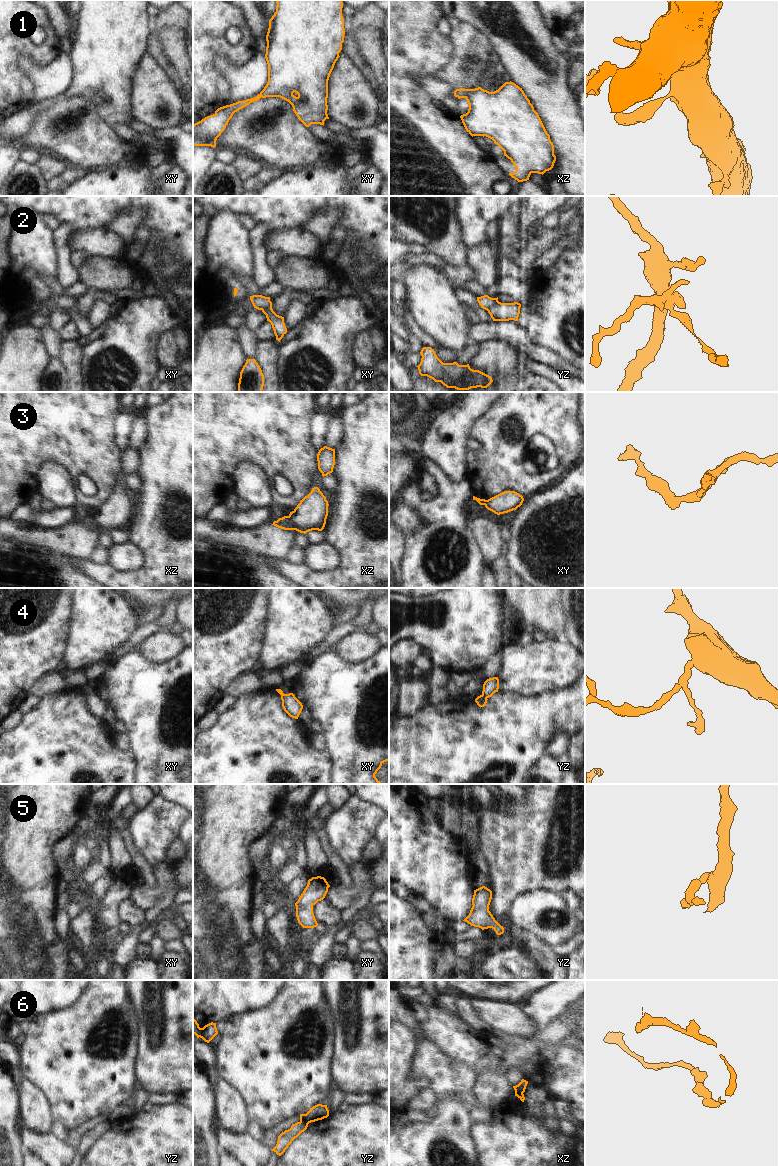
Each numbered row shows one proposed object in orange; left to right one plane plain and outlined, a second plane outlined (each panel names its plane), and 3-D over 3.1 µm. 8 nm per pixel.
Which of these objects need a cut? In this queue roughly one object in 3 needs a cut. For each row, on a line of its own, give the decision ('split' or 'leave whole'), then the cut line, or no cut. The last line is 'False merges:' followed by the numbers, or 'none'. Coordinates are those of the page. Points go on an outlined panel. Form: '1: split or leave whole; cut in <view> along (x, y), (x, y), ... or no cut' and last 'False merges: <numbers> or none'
1: leave whole; no cut
2: split; cut in yz along (497, 300), (487, 310)
3: split; cut in xz along (287, 516), (295, 529)
4: leave whole; no cut
5: leave whole; no cut
6: split; cut in yz along (300, 1121), (304, 1121), (307, 1124)
False merges: 2, 3, 6

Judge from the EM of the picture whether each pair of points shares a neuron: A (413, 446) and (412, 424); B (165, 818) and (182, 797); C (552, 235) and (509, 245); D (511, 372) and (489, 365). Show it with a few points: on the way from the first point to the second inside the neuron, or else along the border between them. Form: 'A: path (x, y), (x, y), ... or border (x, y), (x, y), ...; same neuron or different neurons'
A: border (399, 434), (412, 436), (417, 440); different neurons
B: border (160, 794), (182, 807); different neurons
C: border (525, 237), (520, 253), (514, 261); different neurons
D: path (506, 369), (502, 365), (494, 365); same neuron

